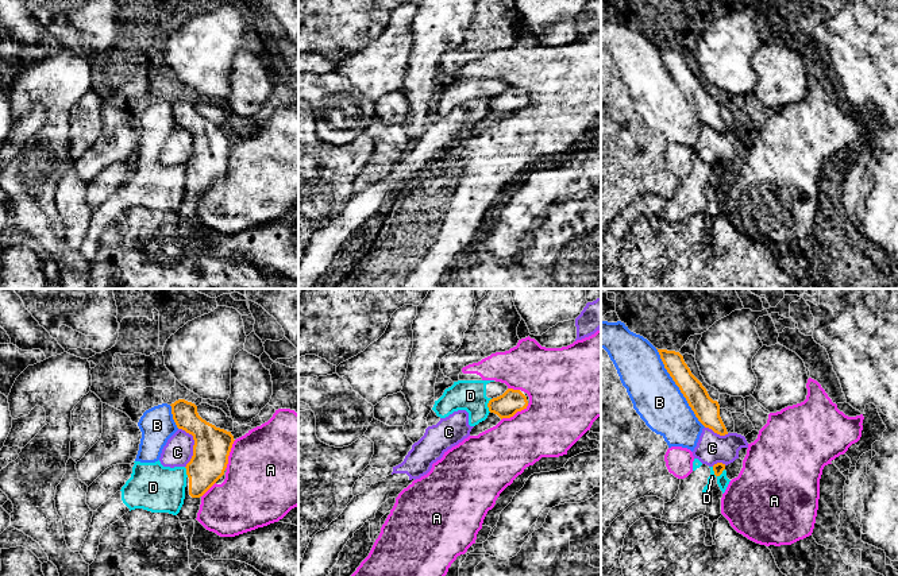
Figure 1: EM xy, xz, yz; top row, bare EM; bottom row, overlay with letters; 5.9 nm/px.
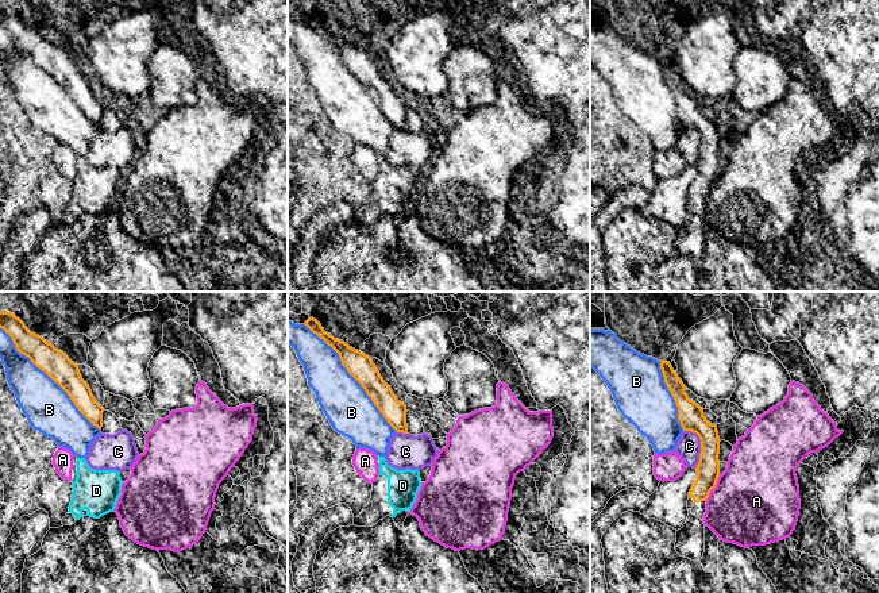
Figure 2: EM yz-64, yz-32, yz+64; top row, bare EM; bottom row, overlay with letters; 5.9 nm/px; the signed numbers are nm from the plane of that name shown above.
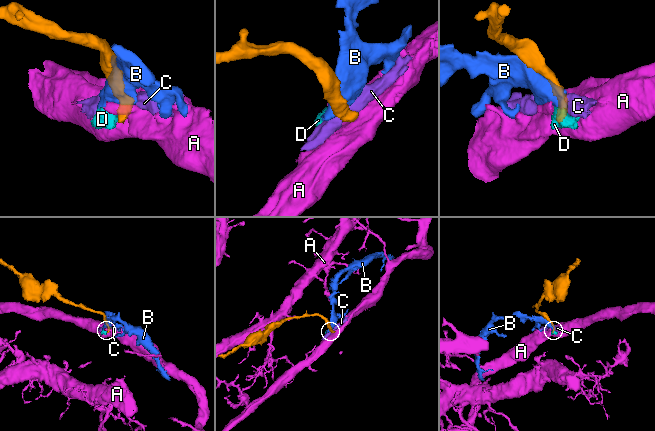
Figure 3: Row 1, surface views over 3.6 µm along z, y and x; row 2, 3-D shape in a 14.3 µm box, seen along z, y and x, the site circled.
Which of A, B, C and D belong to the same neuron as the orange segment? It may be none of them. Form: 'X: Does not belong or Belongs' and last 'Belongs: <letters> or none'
A: Does not belong
B: Does not belong
C: Does not belong
D: Does not belong
Belongs: none

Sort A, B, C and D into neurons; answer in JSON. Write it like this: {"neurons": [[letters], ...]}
{"neurons": [["A"], ["B", "D"], ["C"]]}

